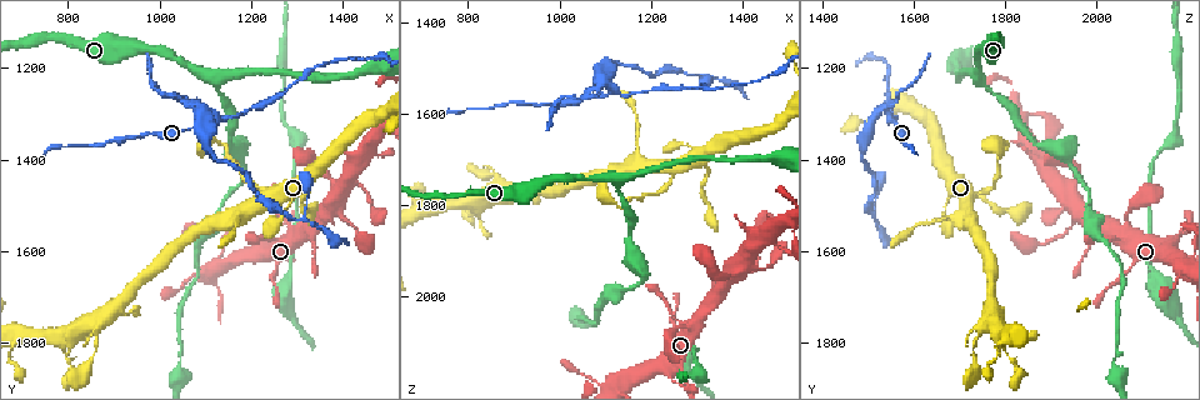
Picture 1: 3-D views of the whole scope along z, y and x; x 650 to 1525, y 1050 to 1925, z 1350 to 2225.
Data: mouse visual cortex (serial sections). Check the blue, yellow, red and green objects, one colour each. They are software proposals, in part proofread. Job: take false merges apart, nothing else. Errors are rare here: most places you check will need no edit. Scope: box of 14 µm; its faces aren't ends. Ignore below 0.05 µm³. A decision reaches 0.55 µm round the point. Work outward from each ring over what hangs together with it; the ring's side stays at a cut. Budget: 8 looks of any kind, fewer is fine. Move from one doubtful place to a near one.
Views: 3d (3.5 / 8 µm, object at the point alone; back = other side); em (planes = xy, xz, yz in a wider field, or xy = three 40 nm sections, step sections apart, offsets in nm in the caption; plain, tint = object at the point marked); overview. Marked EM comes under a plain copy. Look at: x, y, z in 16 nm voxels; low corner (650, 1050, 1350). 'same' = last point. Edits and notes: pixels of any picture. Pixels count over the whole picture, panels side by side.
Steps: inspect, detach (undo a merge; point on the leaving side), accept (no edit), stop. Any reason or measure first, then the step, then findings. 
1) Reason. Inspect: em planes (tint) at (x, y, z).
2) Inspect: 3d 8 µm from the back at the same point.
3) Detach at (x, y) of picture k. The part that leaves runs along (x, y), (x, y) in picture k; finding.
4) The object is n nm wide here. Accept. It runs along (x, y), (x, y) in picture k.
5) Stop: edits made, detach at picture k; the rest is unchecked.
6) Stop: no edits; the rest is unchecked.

Three-way junction. Inspect: 3d 3.5 µm at (1120, 1220, 1740).

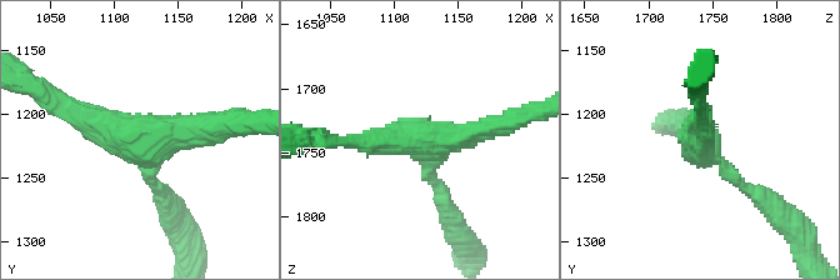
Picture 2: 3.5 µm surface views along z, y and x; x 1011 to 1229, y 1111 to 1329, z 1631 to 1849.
3 arms meet here; the arms are 150, 250, 300 nm wide. Inspect: em xy step 1 (tint) at (1124, 1228, 1744).

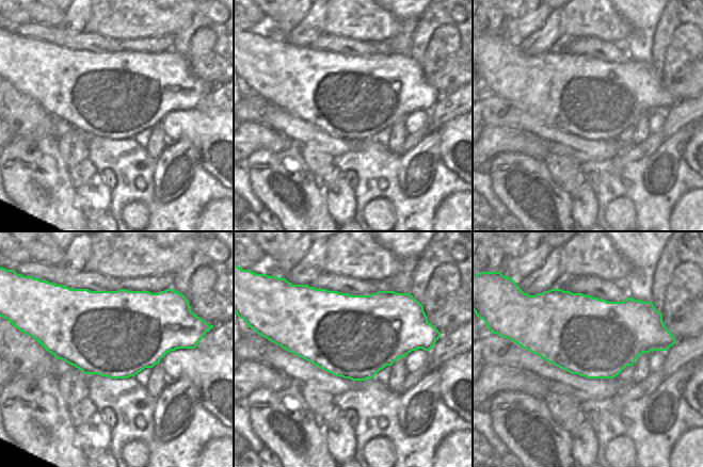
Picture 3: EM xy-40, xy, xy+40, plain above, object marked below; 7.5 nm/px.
Accept. It runs along (74, 111), (146, 146), (165, 200) in picture 2; all the same cell.

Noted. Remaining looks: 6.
Thin arm on a thick one. Inspect: 3d 3.5 µm at (1120, 1305, 1545).

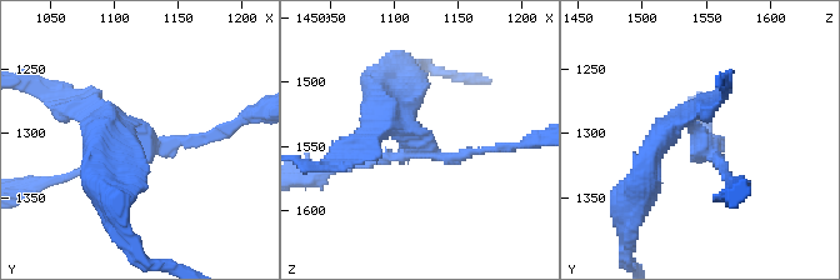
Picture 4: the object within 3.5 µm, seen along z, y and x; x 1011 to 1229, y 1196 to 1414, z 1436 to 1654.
Inspect: em xy step 1 (tint) at (1116, 1308, 1548).

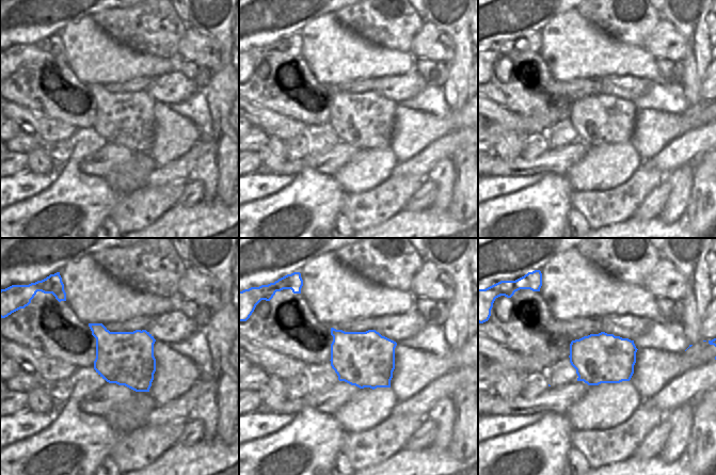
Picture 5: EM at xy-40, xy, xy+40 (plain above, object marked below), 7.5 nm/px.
Inspect: em xy step 3 (tint) at the same point.

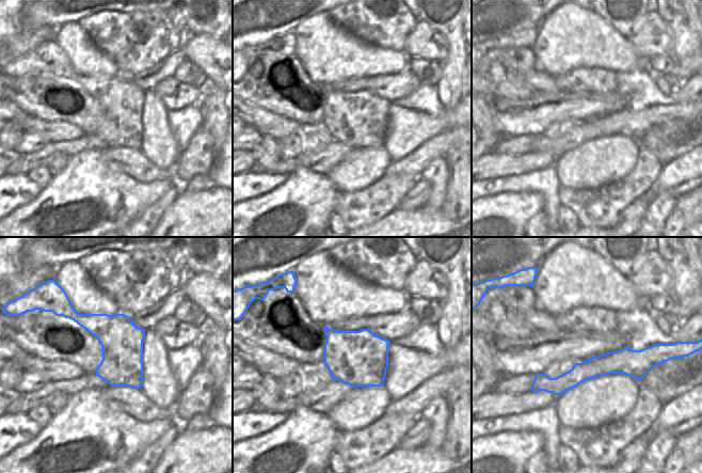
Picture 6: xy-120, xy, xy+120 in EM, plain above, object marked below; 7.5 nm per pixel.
Detach at (383, 106) of picture 4. A second cell is stuck on.

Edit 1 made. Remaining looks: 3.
Inspect: overview.

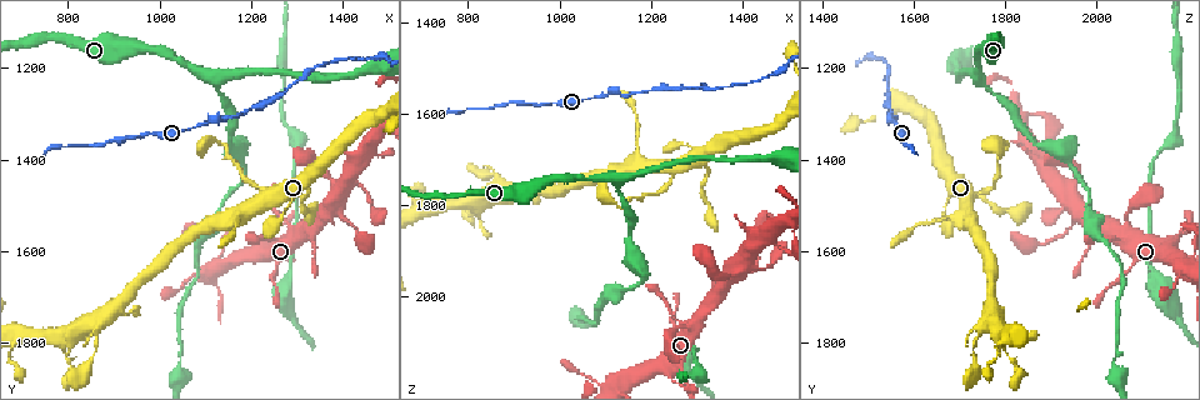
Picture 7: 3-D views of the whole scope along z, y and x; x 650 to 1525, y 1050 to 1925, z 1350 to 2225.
Thin neck. Inspect: 3d 3.5 µm at (1190, 1445, 1775).

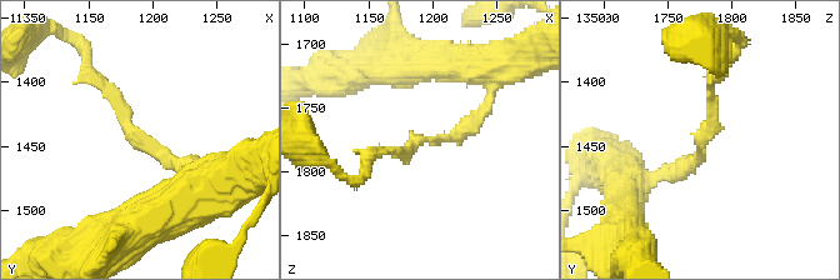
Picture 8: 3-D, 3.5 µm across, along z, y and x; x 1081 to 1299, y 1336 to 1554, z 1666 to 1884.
The arms are 150, 200 nm wide. Inspect: em xy step 1 (tint) at (1192, 1450, 1776).

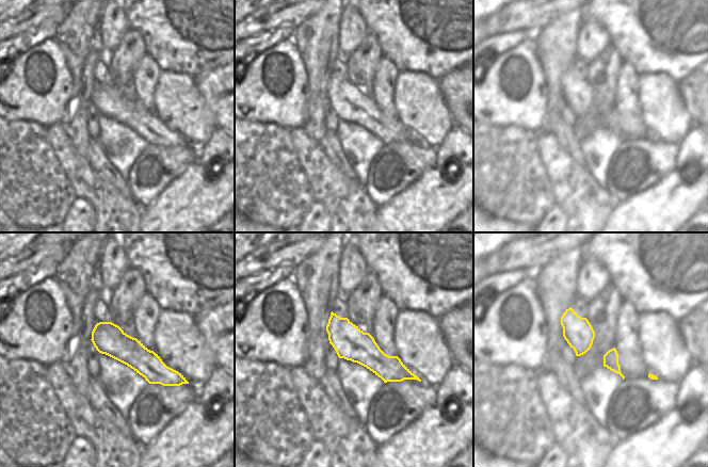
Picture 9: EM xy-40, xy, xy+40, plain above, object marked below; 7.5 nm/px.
Accept. It runs along (333, 316), (380, 364), (412, 376) in picture 9; all the same cell.

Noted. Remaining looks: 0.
Stop: edits made, detach at picture 4; the rest is unchecked.

